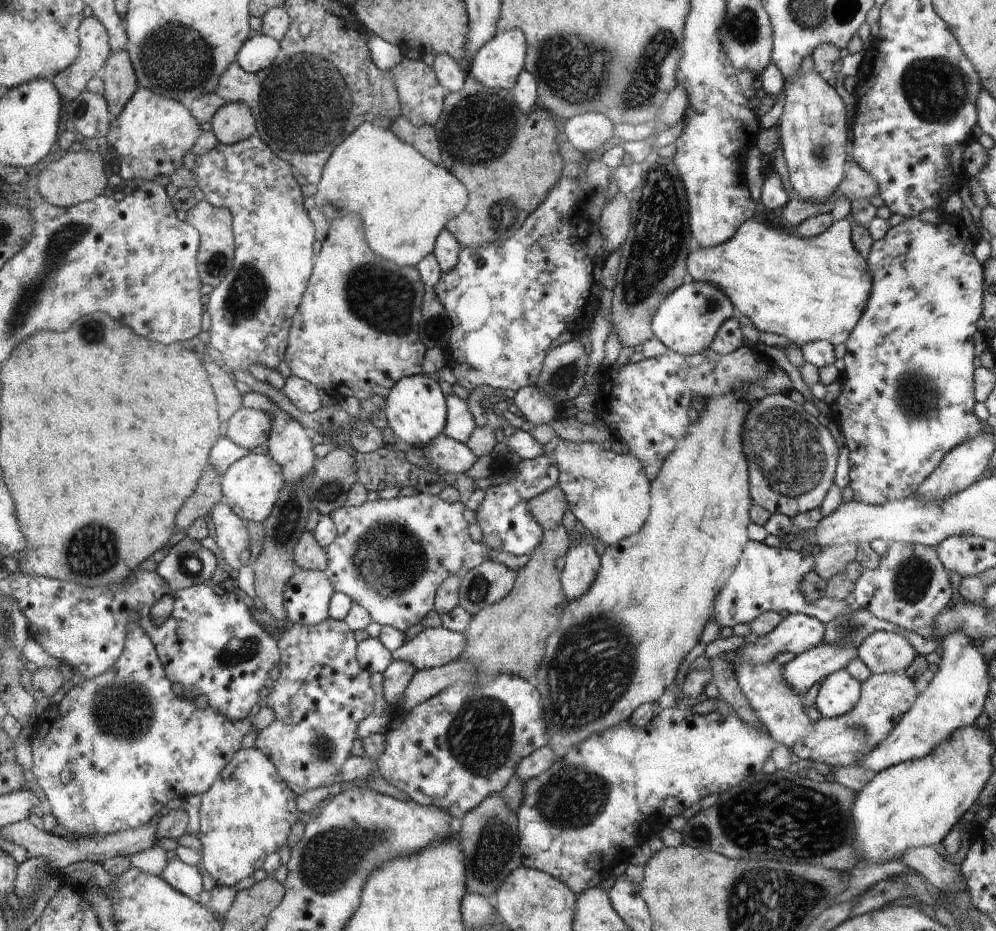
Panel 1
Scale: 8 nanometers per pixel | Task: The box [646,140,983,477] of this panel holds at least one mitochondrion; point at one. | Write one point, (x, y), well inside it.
(917, 397)

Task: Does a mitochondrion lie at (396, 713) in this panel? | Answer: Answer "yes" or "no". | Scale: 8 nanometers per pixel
no

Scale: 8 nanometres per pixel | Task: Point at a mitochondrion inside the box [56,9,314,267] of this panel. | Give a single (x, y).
(174, 58)

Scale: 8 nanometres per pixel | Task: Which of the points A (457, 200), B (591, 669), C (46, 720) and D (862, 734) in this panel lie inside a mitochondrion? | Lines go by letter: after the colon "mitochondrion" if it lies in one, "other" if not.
A: other
B: mitochondrion
C: other
D: mitochondrion

